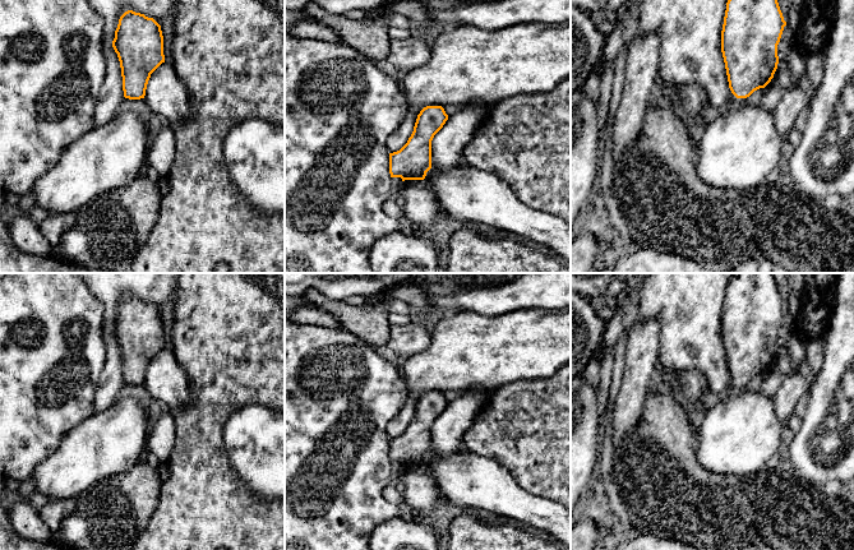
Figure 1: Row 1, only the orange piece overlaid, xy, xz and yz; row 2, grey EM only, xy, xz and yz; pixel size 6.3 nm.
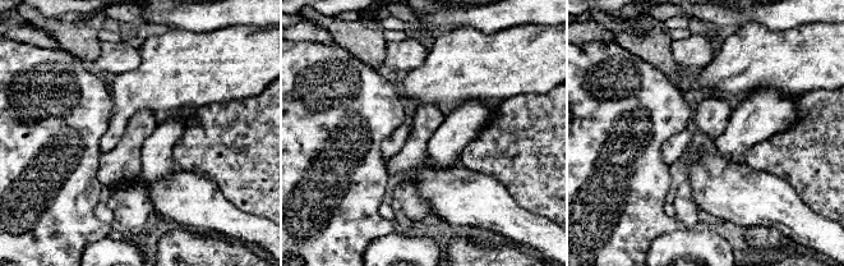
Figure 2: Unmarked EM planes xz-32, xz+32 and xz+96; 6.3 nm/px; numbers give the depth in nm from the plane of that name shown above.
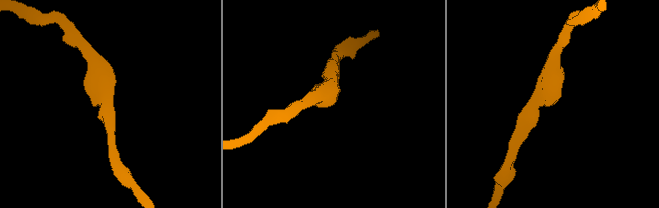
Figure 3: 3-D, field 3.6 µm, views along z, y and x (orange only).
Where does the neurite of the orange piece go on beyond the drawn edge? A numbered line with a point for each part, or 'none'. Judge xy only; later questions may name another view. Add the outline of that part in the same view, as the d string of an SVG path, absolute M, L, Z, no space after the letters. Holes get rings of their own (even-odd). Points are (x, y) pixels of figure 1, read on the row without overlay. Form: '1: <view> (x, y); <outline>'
none

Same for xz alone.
none

